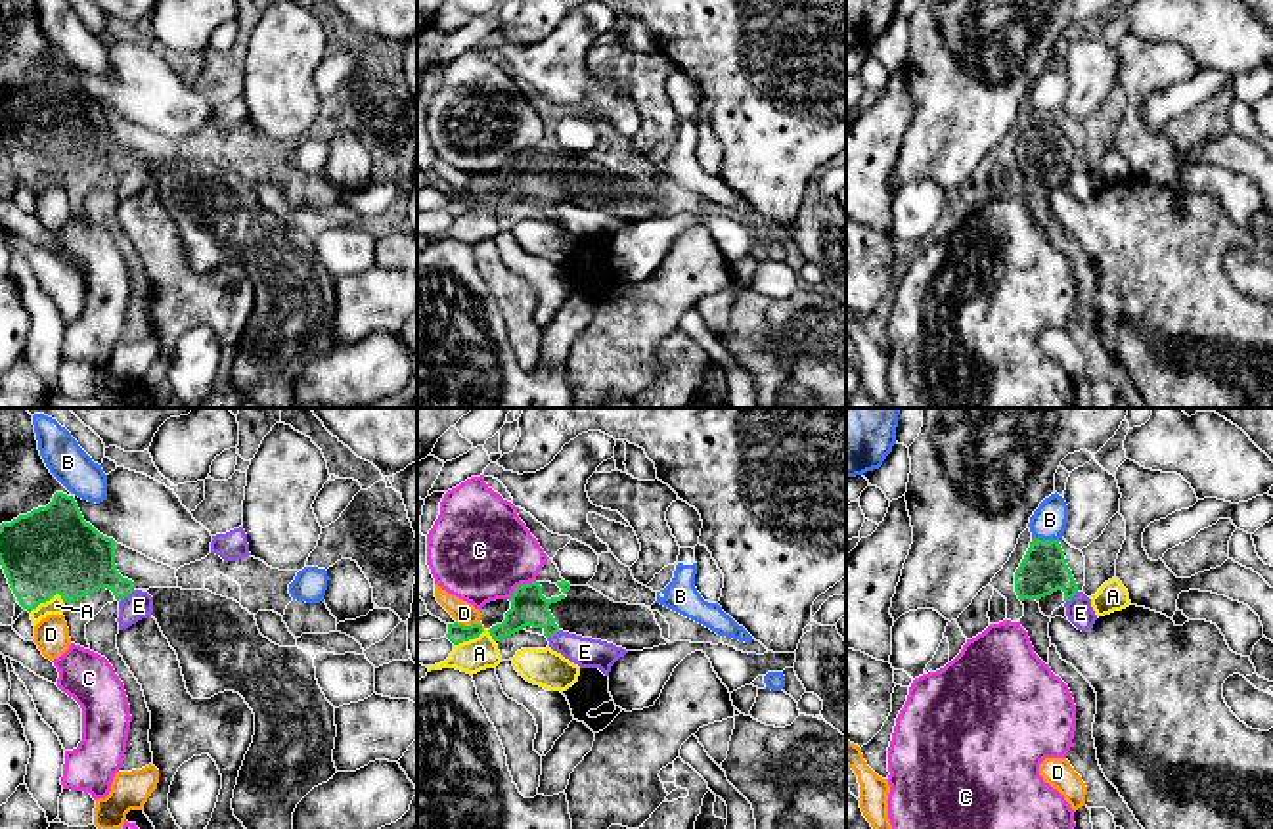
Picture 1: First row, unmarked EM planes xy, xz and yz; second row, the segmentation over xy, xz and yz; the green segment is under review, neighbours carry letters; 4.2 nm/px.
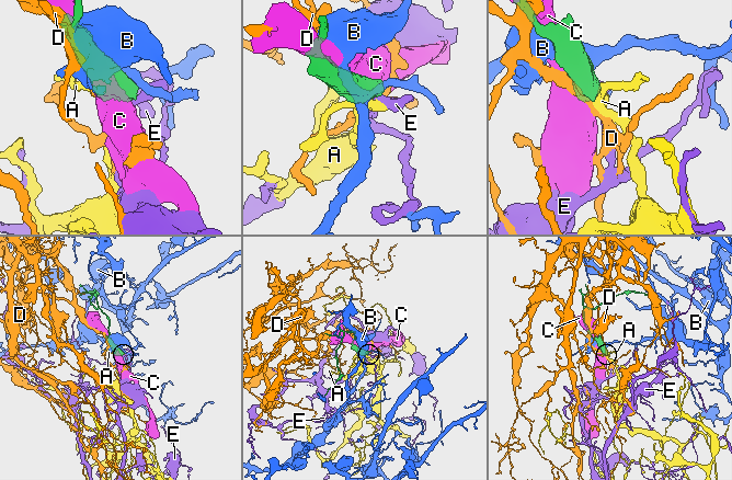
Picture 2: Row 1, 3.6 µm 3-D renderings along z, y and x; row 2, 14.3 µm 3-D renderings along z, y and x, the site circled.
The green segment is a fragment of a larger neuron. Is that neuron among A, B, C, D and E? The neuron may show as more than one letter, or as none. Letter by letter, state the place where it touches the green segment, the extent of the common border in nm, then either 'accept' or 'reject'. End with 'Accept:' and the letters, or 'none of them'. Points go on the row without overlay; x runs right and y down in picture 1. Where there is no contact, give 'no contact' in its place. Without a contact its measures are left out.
A: contact xz (475, 207); length 180 nm; reject
B: contact yz (1046, 112); length 110 nm; reject
C: contact xz (521, 156); length 140 nm; reject
D: contact xz (471, 196); length 130 nm; reject
E: contact xy (127, 167); length 90 nm; reject
Accept: none of them

